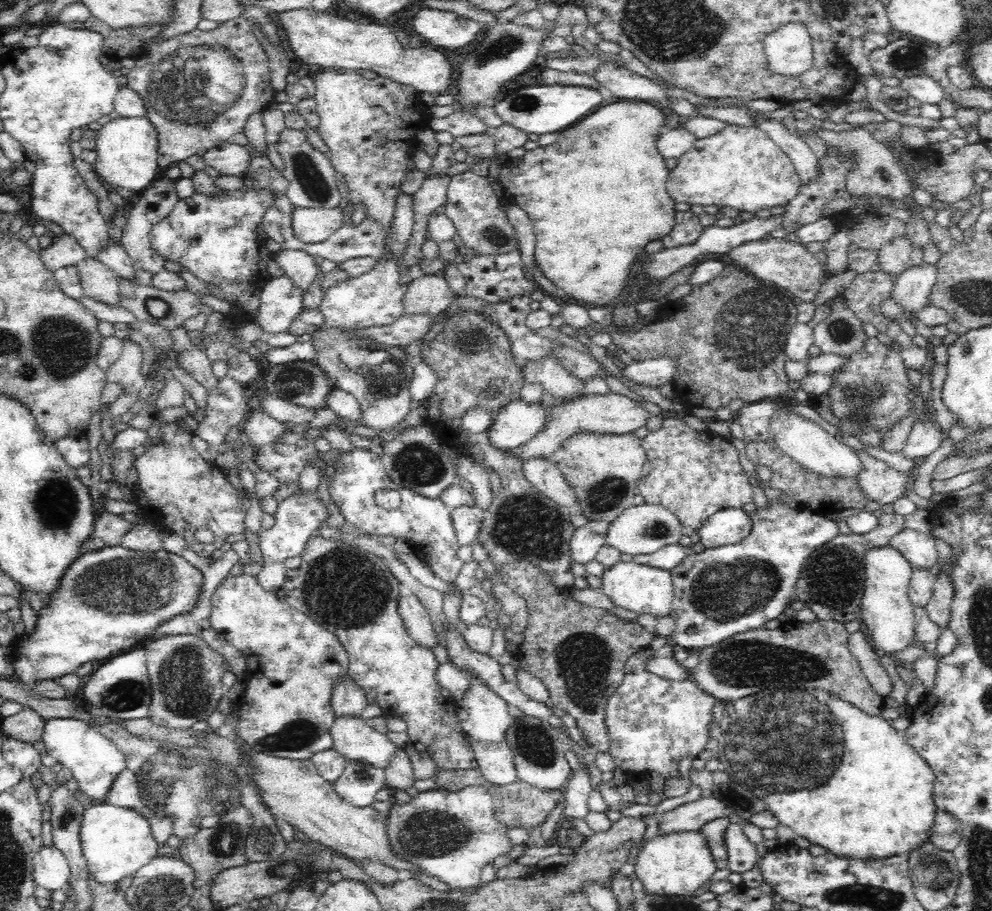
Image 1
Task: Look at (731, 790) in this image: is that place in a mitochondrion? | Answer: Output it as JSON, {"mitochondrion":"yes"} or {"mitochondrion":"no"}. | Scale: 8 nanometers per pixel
{"mitochondrion":"yes"}

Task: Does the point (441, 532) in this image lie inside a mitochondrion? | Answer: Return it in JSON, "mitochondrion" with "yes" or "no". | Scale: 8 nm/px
{"mitochondrion":"no"}

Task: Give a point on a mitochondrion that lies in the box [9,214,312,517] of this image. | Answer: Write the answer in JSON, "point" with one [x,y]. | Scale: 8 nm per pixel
{"point":[156,307]}

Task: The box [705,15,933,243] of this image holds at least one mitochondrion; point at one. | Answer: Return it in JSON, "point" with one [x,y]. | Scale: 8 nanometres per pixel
{"point":[911,55]}

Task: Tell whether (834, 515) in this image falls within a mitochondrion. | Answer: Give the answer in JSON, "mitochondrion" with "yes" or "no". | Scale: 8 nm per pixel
{"mitochondrion":"no"}

